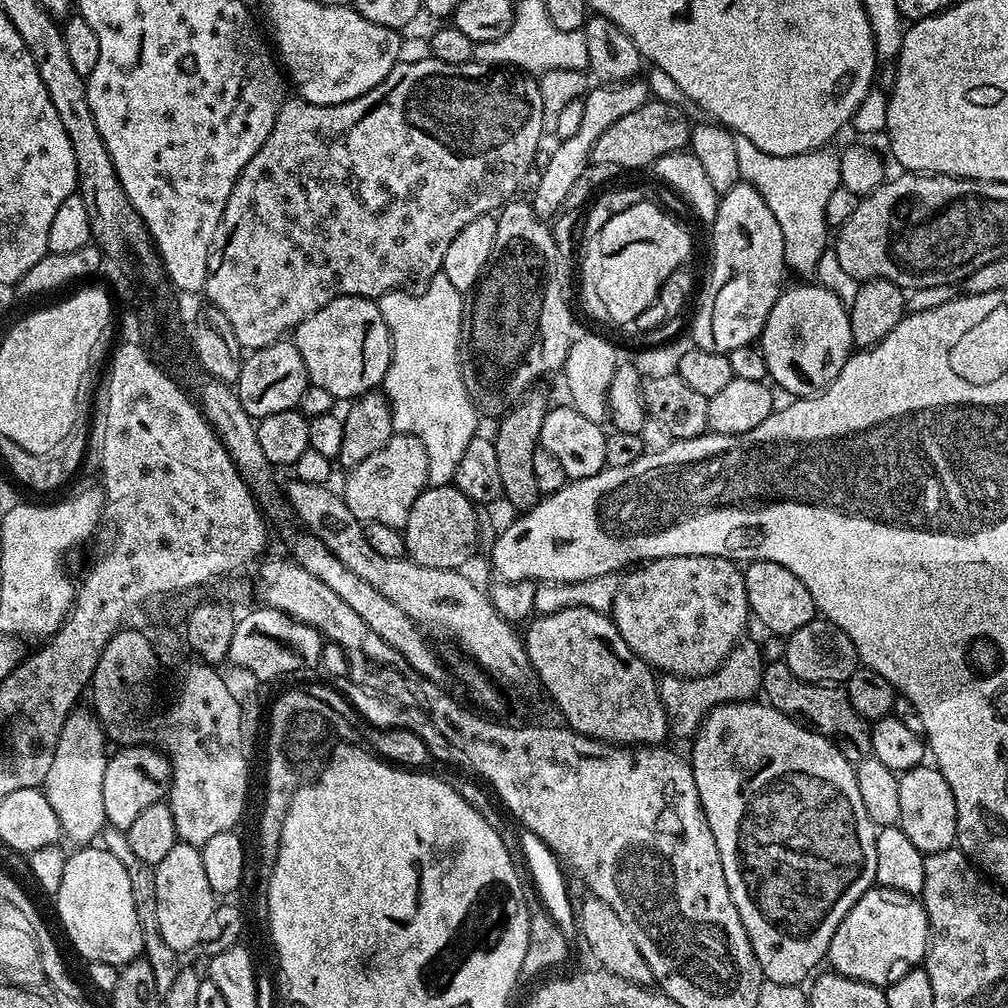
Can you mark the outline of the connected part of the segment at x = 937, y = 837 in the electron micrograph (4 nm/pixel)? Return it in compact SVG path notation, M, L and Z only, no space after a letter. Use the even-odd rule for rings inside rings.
M921 766L903 773L898 782L898 799L900 805L899 827L918 846L922 853L941 852L953 847L956 842L956 819L958 810L954 806L954 794L942 778L939 768Z

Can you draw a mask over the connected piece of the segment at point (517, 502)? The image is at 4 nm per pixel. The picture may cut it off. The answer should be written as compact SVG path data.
M536 390L529 391L528 395L518 404L512 405L507 412L499 417L500 425L496 428L494 443L498 454L498 471L502 478L503 499L509 500L523 514L540 501L542 493L538 490L538 481L534 478L534 450L540 443L542 422L546 418L550 401L539 396Z

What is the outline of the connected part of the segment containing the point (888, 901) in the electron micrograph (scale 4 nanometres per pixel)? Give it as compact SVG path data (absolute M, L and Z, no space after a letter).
M873 886L850 906L846 918L838 922L838 930L834 930L834 938L830 938L826 960L832 963L829 964L831 971L839 976L884 986L889 983L895 964L916 966L923 961L928 954L929 939L928 915L917 897Z

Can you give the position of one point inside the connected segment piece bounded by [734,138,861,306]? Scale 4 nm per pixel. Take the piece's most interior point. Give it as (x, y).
(796, 188)

